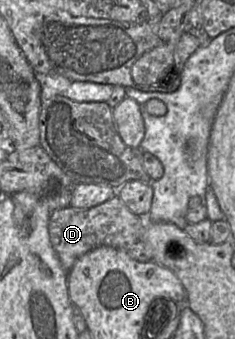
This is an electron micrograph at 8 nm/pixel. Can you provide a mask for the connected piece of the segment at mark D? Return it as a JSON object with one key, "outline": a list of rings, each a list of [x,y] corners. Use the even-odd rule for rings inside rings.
{"outline":[[[117,193],[106,202],[88,209],[74,208],[70,205],[52,211],[48,222],[51,245],[62,267],[69,272],[76,260],[100,246],[109,246],[128,251],[143,237],[146,217],[132,213]]]}

